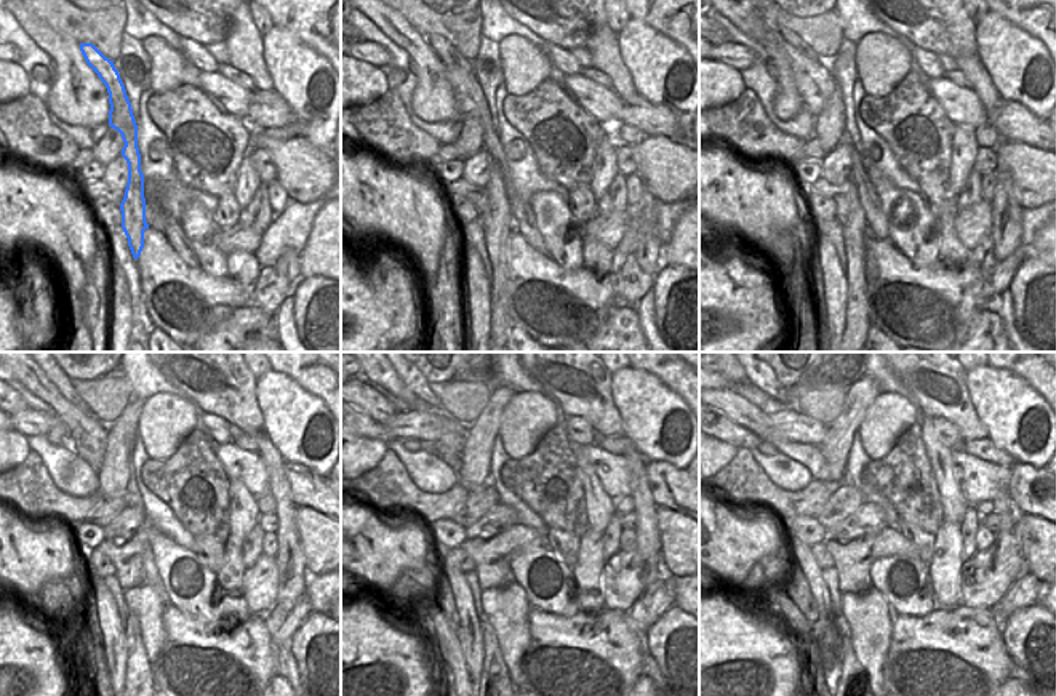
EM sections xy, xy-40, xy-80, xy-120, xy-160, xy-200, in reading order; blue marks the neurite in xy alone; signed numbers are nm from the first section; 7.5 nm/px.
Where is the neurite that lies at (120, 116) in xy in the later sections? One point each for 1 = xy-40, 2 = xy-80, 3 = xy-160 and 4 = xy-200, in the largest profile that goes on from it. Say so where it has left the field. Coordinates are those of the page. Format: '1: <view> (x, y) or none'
1: xy-40 (498, 223)
2: xy-80 (856, 232)
3: xy-160 (495, 677)
4: xy-200 (853, 677)

